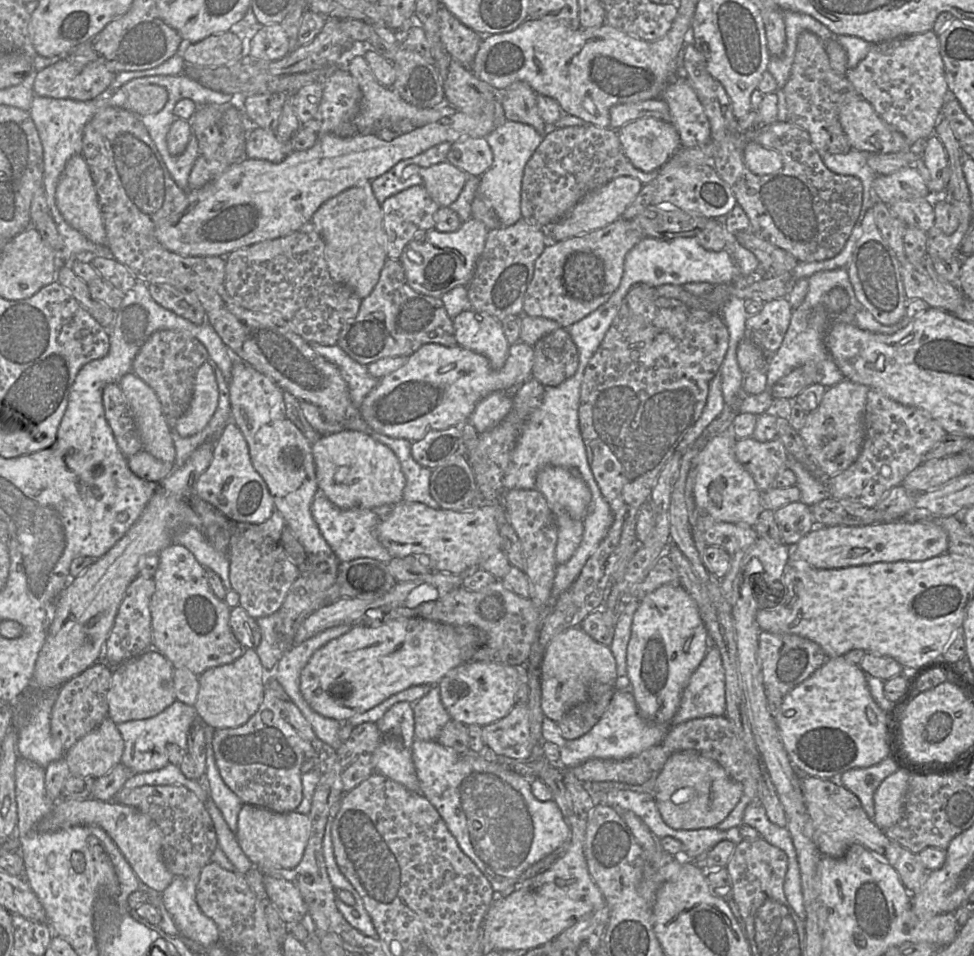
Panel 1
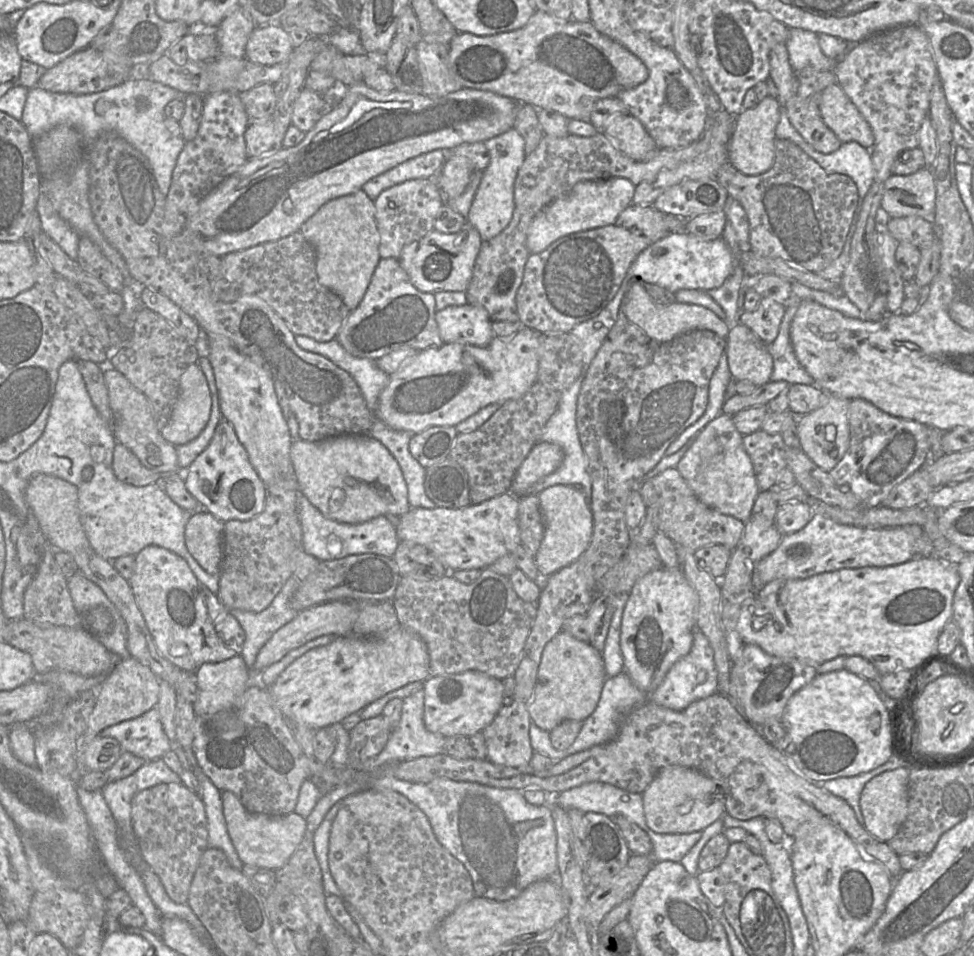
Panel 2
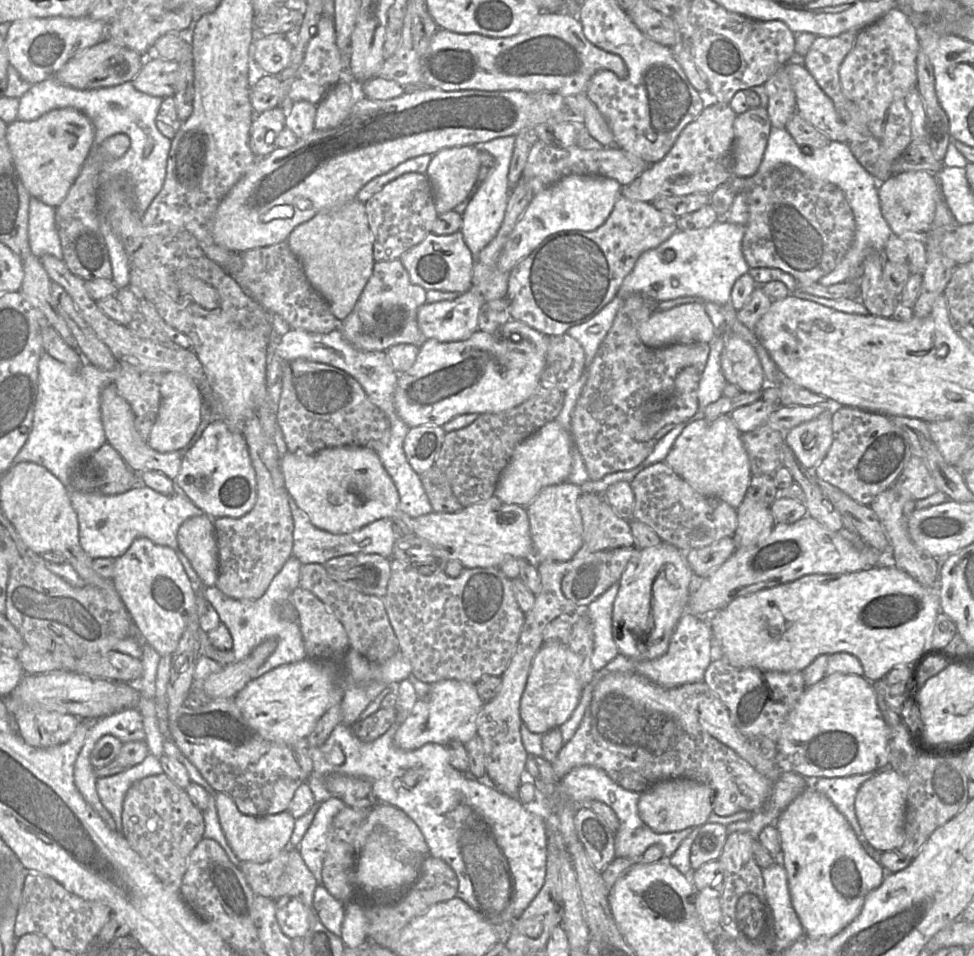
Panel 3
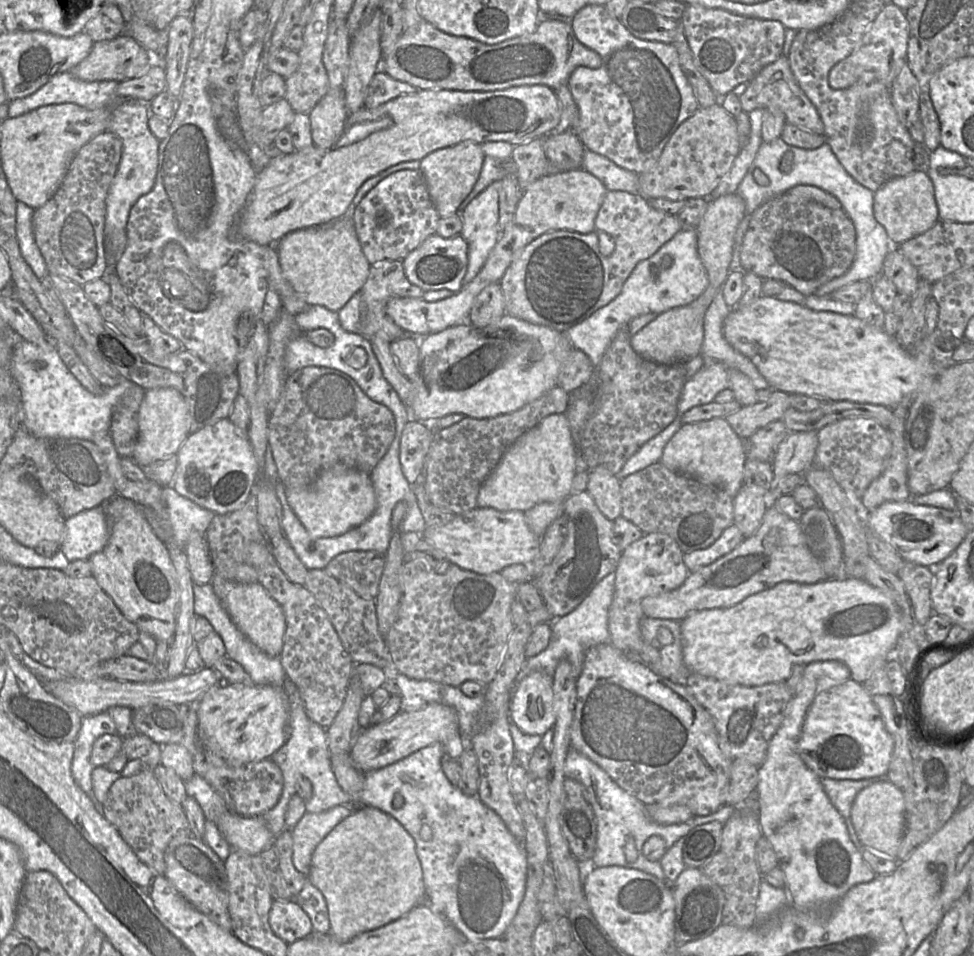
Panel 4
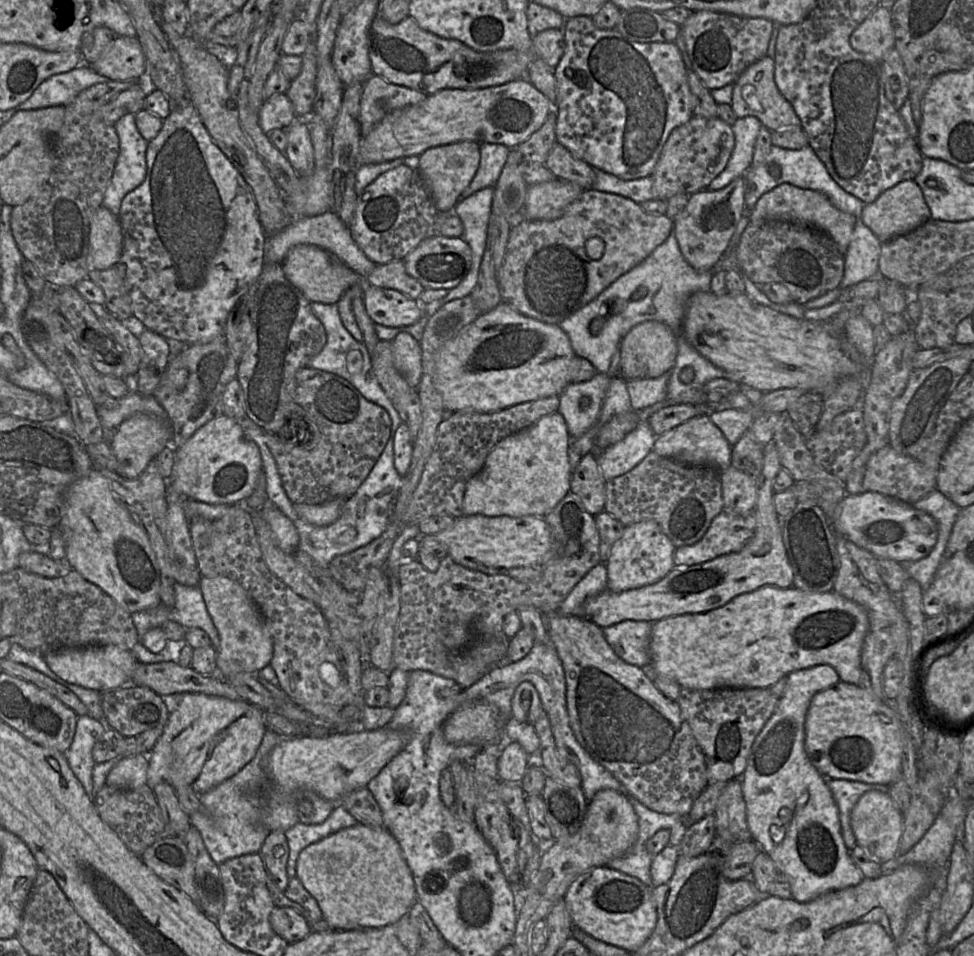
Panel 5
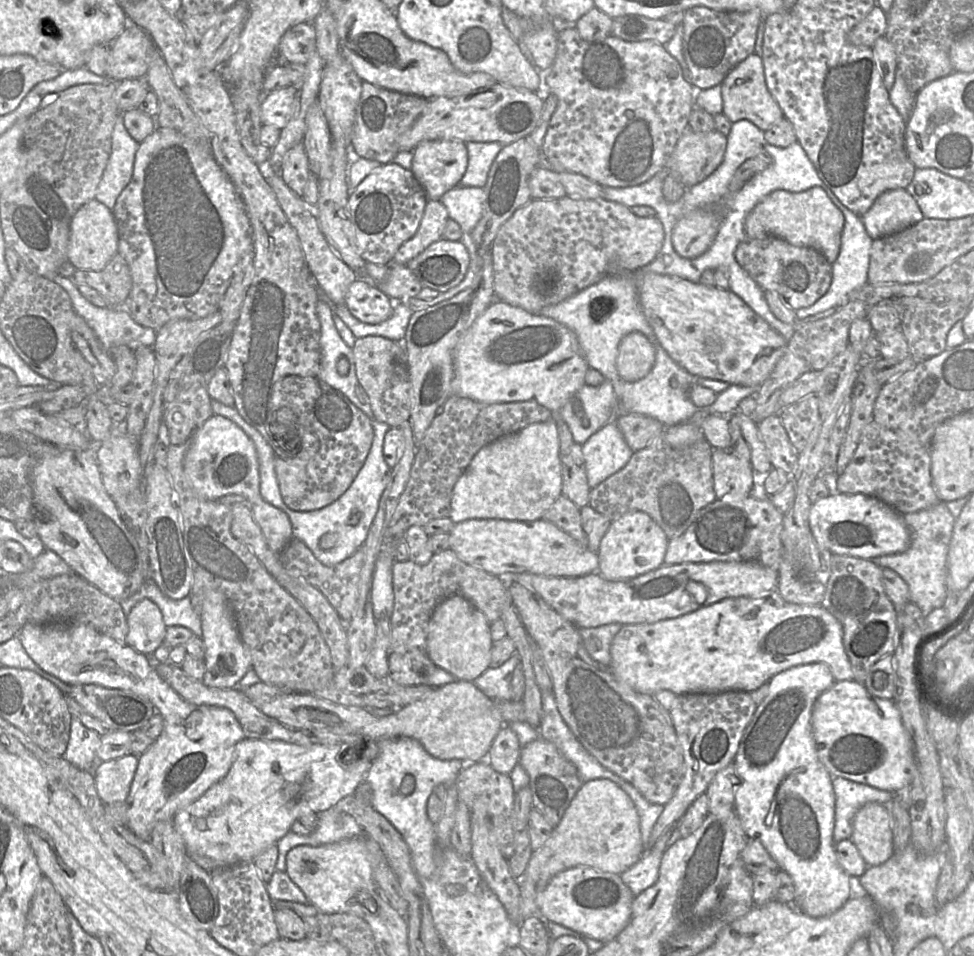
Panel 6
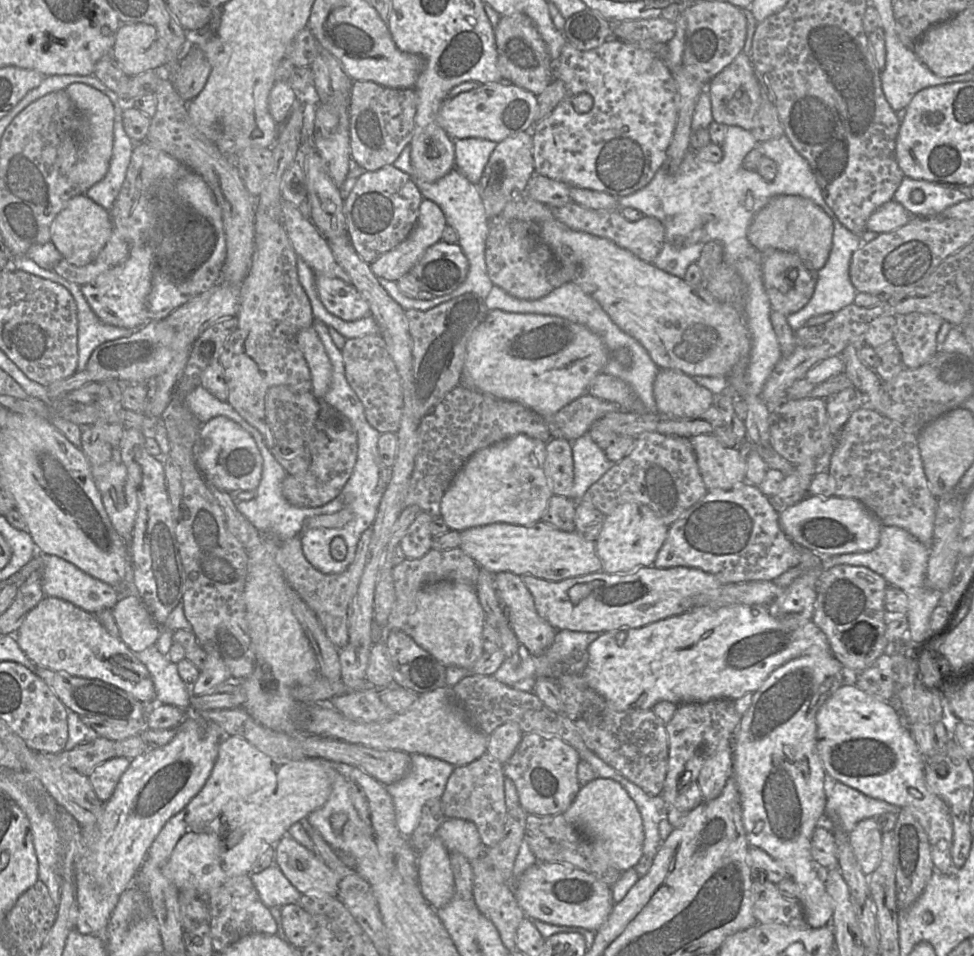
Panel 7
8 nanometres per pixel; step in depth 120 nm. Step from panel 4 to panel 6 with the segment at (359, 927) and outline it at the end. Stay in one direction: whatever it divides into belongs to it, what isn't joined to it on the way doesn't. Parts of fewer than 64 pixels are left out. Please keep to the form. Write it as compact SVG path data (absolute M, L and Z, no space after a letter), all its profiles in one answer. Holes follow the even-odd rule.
M365 836L320 846L296 846L286 854L285 873L304 893L309 903L326 914L349 913L363 919L363 906L358 901L358 895L361 891L374 892L375 887L377 887L373 879L373 866L370 861L370 853Z

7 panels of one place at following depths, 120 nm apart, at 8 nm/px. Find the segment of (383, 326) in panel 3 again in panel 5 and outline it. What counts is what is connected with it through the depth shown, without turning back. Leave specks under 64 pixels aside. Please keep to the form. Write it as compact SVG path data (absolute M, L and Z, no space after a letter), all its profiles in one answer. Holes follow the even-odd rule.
M403 260L378 264L363 279L372 286L394 289L416 300L425 289L418 280L407 273Z

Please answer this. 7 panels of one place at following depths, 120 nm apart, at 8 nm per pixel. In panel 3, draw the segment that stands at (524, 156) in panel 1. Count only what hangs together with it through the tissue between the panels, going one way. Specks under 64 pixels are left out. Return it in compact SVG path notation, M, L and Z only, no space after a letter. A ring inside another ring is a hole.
M515 136L500 137L487 141L480 146L482 150L487 151L495 158L496 163L494 167L490 168L487 178L477 189L462 214L461 232L466 245L472 253L473 265L481 250L494 238L503 222L512 189L508 183L508 173L515 140Z

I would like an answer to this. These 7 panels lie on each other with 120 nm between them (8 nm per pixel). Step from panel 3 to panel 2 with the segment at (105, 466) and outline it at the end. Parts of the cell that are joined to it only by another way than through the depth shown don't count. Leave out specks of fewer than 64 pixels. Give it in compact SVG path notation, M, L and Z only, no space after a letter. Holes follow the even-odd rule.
M116 443L113 451L112 468L121 482L140 487L160 483L163 474L147 469L127 447Z

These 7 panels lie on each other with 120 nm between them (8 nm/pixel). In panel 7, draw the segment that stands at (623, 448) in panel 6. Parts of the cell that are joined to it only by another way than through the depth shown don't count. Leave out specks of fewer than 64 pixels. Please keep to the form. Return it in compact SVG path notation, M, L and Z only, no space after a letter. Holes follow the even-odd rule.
M587 433L572 442L572 454L574 462L574 482L571 490L571 500L580 502L586 491L597 482L615 463L610 461L604 451Z

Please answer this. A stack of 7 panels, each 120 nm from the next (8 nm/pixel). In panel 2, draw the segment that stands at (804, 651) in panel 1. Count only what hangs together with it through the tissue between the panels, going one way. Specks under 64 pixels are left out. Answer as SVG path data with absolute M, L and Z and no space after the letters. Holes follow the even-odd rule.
M745 644L740 657L732 662L727 696L755 727L769 719L781 720L789 699L817 675L816 667L794 657L767 654L758 645Z

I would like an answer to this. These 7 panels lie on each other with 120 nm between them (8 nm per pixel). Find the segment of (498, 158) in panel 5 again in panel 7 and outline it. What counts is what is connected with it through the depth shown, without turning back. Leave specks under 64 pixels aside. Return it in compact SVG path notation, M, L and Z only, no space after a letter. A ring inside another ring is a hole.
M480 138L454 140L455 167L473 184L479 184L485 165L497 143Z

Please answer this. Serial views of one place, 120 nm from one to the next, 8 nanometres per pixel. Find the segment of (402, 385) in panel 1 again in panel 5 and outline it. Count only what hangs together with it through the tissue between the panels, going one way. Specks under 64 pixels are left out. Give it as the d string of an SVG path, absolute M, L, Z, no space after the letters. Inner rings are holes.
M501 302L492 310L481 313L470 324L462 328L453 338L448 340L436 355L433 384L442 396L443 406L450 411L494 412L510 406L537 400L539 398L560 395L574 377L574 360L576 354L571 346L568 335L558 324L546 323L523 315L505 302Z

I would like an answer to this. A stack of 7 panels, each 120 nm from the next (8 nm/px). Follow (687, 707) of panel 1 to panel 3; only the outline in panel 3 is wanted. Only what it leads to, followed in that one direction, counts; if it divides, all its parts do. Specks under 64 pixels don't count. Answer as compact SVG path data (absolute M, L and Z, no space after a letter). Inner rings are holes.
M685 613L678 621L670 639L667 652L660 658L648 661L630 661L635 664L635 673L664 686L677 687L688 683L703 682L705 671L712 662L713 635L708 620Z

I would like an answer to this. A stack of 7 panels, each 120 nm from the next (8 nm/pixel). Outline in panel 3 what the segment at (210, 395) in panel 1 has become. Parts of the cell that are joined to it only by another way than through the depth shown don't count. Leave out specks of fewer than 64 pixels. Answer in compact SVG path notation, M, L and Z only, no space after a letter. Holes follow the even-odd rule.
M169 372L162 379L160 394L158 415L147 438L147 443L160 453L180 451L190 442L202 420L200 390L198 385L187 375Z

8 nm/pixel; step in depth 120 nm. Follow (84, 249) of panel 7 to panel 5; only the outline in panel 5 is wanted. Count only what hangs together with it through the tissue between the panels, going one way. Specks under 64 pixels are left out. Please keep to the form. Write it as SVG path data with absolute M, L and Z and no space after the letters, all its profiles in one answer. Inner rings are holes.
M102 205L94 212L90 223L88 267L104 270L116 265L122 247L123 231L119 219Z

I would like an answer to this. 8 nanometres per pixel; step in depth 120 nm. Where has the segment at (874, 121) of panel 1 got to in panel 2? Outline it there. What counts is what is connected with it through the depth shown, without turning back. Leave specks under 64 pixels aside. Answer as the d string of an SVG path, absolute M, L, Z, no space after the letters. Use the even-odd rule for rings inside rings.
M838 83L822 91L820 113L842 143L857 142L867 149L873 147L875 138L871 126Z

